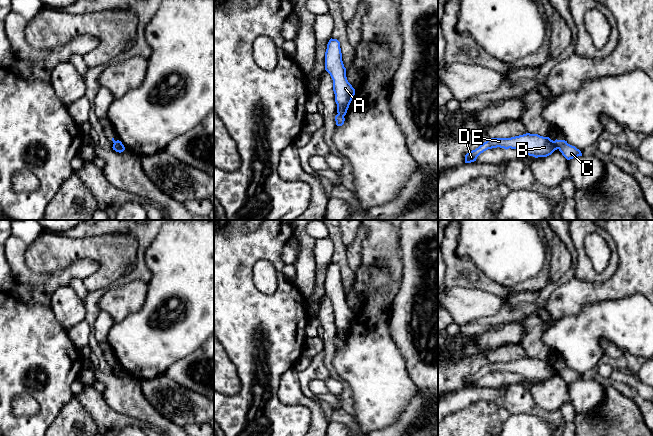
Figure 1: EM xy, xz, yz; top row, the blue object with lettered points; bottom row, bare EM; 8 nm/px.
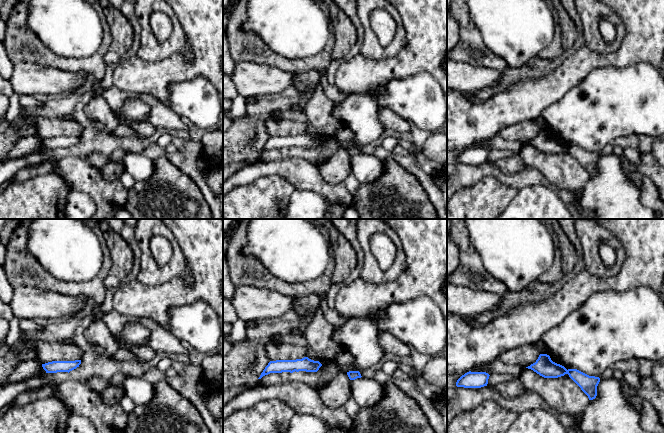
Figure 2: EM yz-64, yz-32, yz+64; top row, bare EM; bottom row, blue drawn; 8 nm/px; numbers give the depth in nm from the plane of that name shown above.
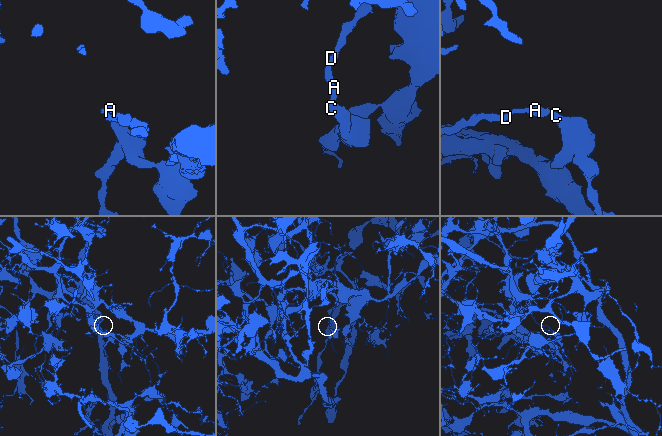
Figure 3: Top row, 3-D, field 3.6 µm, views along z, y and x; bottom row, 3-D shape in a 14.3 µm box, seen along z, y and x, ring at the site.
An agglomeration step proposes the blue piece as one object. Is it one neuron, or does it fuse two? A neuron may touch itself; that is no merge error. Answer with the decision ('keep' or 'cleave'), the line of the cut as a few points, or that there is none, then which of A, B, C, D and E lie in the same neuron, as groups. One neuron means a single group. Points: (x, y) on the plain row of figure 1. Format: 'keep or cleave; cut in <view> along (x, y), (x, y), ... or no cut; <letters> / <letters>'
cleave; cut in yz along (554, 365), (558, 372); A B D E / C

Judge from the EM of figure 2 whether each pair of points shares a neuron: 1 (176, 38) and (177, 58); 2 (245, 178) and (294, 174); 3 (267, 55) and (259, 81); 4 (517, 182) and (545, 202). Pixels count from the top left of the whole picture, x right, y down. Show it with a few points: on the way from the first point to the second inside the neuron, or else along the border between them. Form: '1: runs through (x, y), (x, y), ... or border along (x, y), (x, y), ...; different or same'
1: border along (182, 29), (193, 59), (173, 52), (155, 61); different
2: runs through (257, 169), (282, 169); same
3: border along (241, 61), (264, 63), (287, 70); different
4: border along (548, 187), (528, 185), (519, 189); different

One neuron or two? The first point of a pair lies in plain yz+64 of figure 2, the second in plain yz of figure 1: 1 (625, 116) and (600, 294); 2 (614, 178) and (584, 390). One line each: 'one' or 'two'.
1: two
2: one

